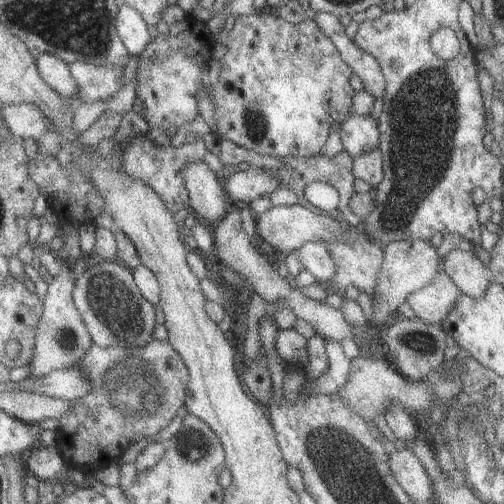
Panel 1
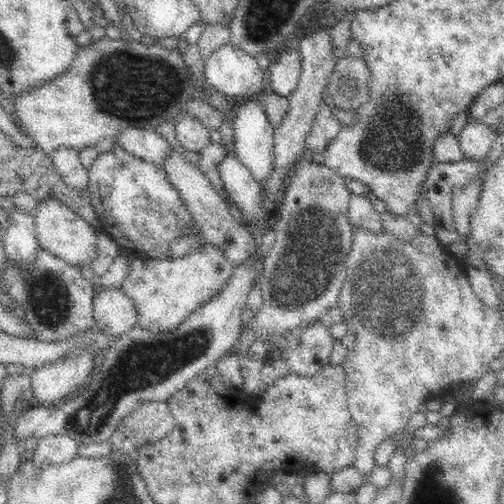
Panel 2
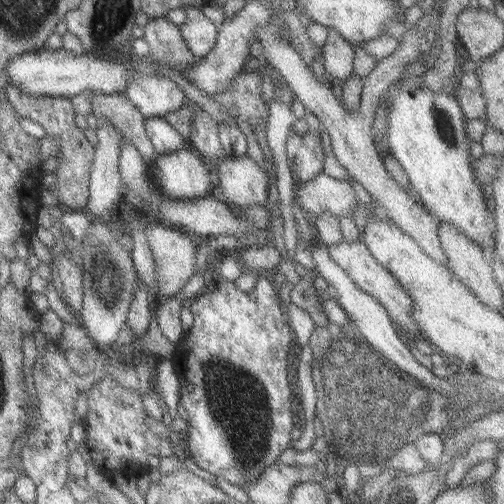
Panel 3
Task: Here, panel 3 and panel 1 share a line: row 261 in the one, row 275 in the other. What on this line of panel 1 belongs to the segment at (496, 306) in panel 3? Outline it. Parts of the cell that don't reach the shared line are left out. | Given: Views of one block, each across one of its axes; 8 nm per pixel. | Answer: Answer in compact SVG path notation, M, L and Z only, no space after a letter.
M459 248L441 258L441 268L457 290L471 298L481 298L491 282L487 268L475 258L475 254Z

